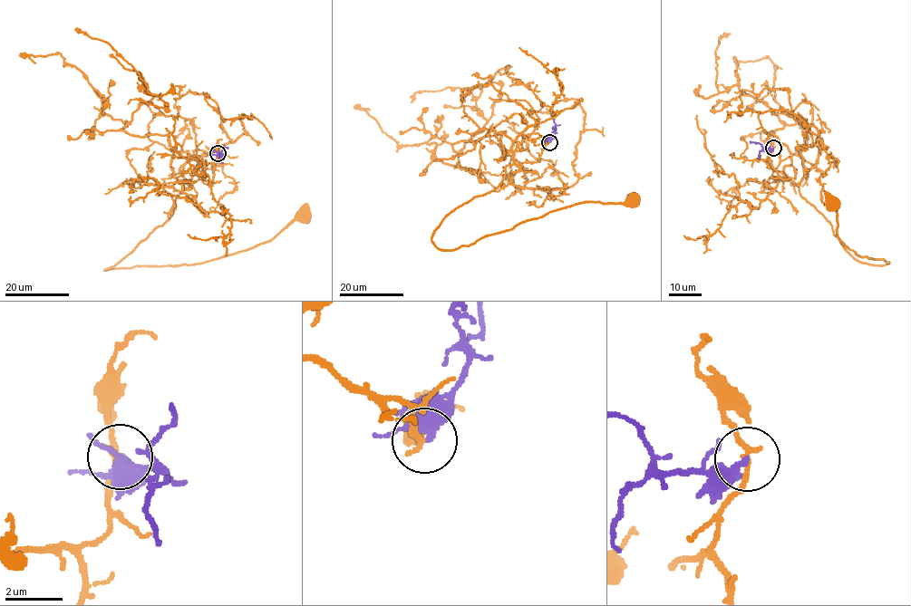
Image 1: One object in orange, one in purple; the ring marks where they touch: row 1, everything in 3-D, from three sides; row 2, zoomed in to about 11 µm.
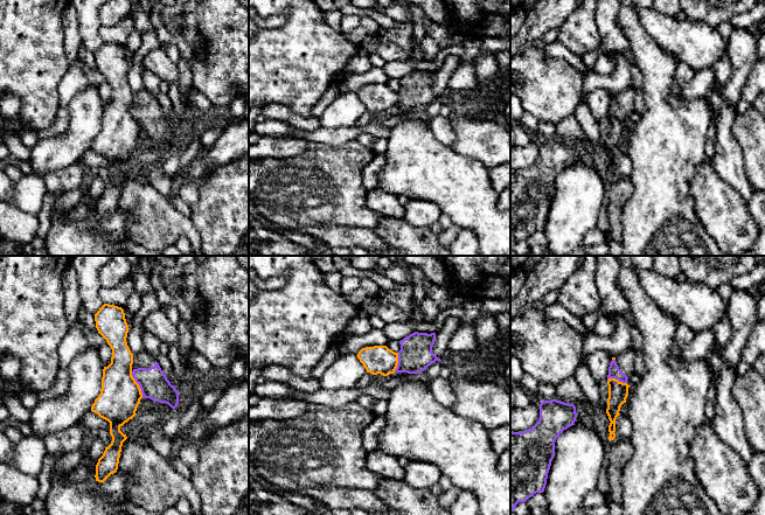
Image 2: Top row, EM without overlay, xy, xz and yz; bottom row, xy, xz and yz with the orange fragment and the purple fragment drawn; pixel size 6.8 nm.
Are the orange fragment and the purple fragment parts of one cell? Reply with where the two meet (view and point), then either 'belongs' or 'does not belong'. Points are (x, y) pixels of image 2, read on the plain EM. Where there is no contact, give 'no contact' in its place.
xy (138, 123) | does not belong

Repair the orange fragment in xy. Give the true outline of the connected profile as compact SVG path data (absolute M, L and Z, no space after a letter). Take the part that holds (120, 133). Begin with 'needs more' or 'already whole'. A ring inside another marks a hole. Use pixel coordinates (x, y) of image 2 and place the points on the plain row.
already whole | M104 42L95 53L96 67L112 88L111 102L103 107L102 128L91 149L110 161L111 182L96 203L96 220L104 221L118 208L123 181L127 178L120 166L132 158L142 137L132 114L133 92L126 76L128 63L121 46Z

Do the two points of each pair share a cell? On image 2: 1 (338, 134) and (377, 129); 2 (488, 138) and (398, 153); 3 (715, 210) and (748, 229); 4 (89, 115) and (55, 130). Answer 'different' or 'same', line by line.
1: same
2: different
3: same
4: different

